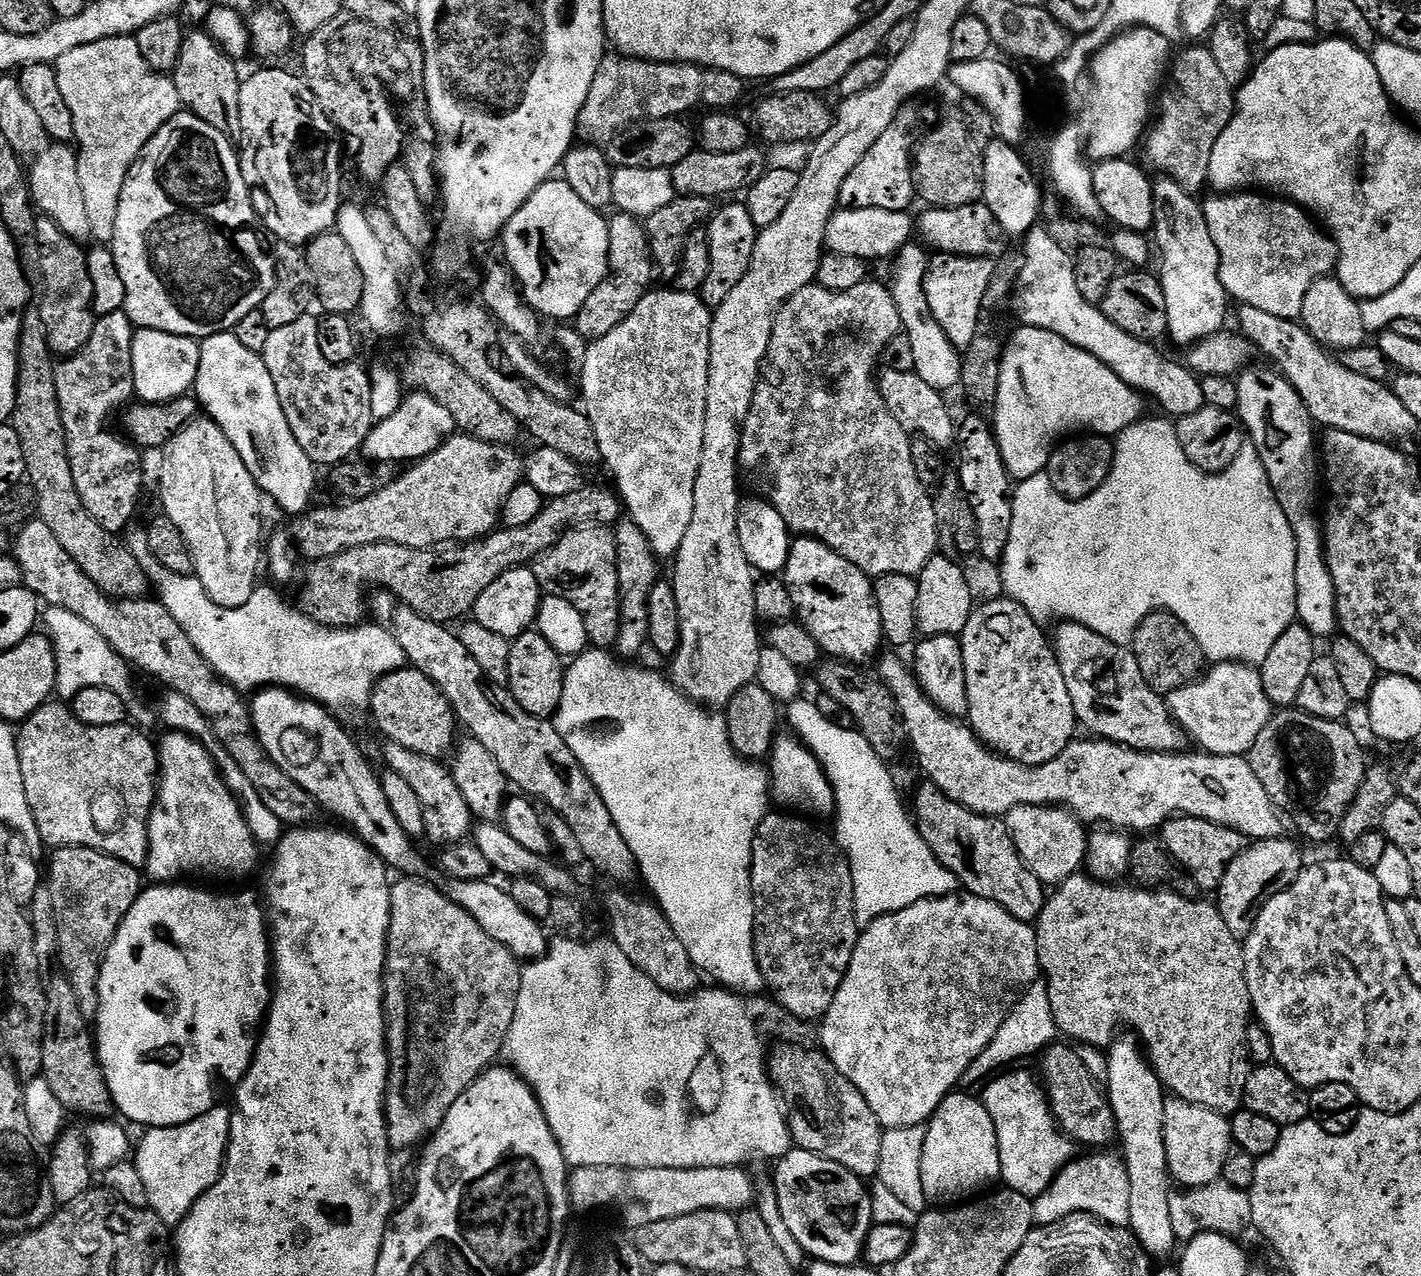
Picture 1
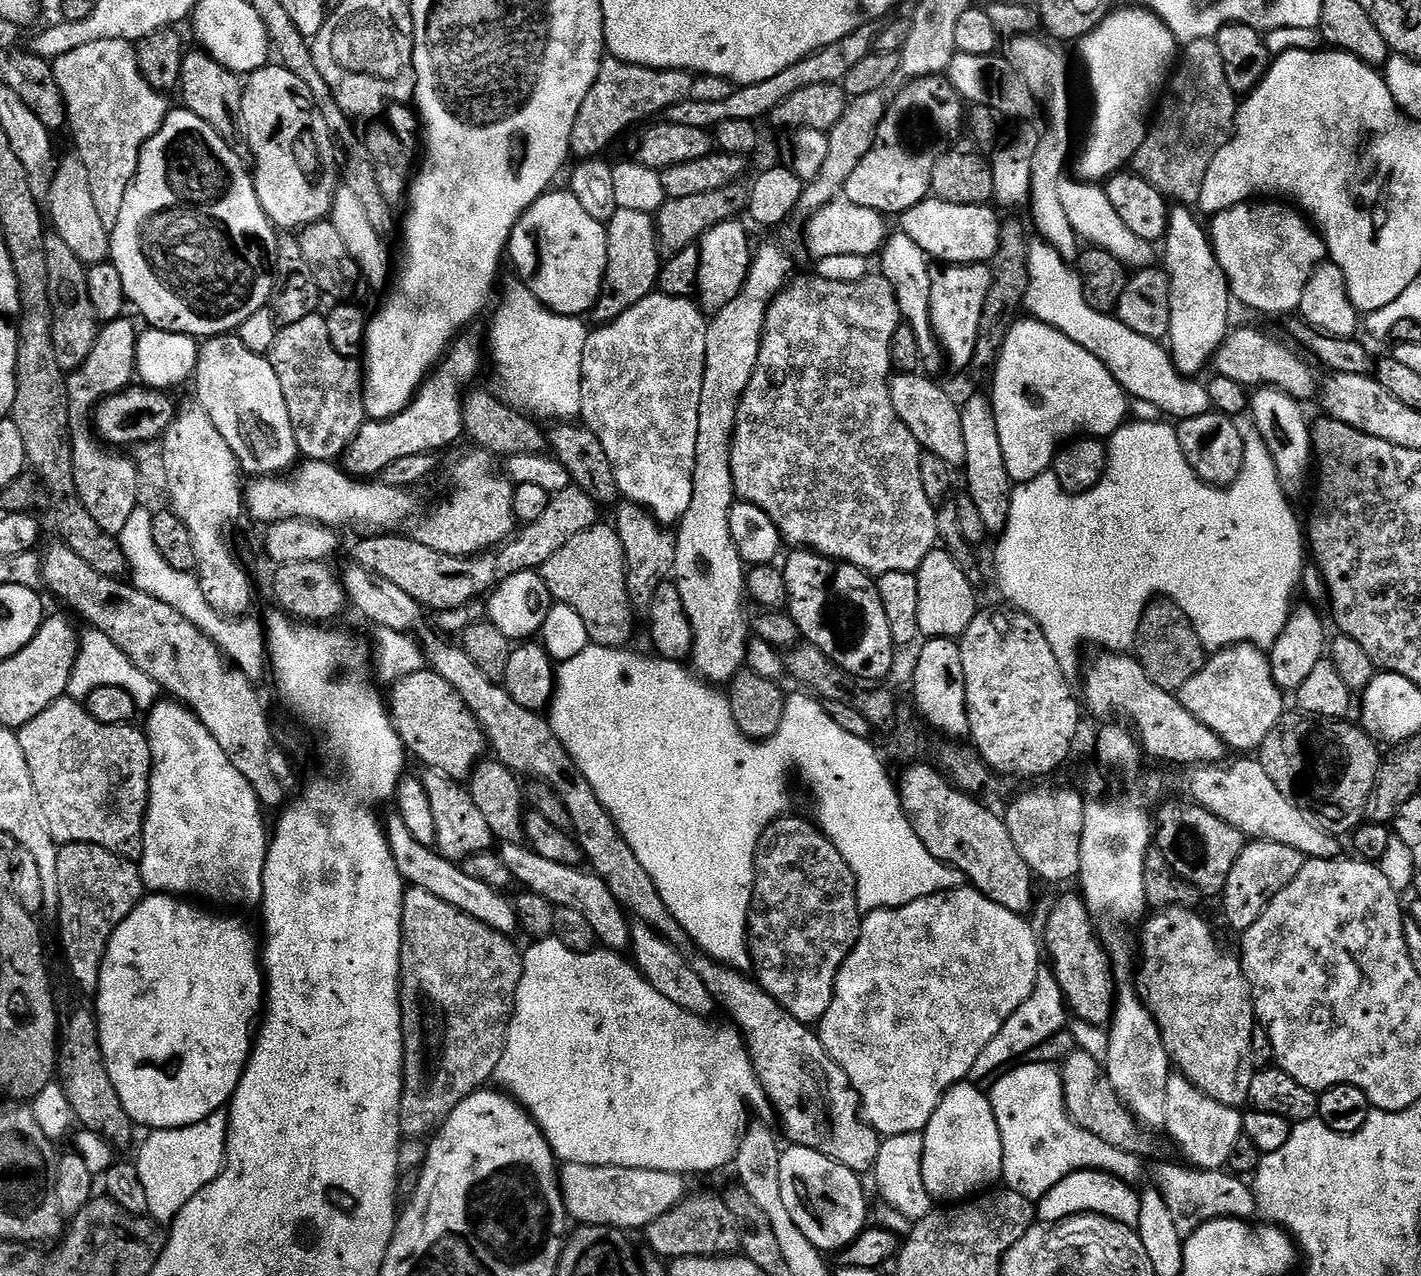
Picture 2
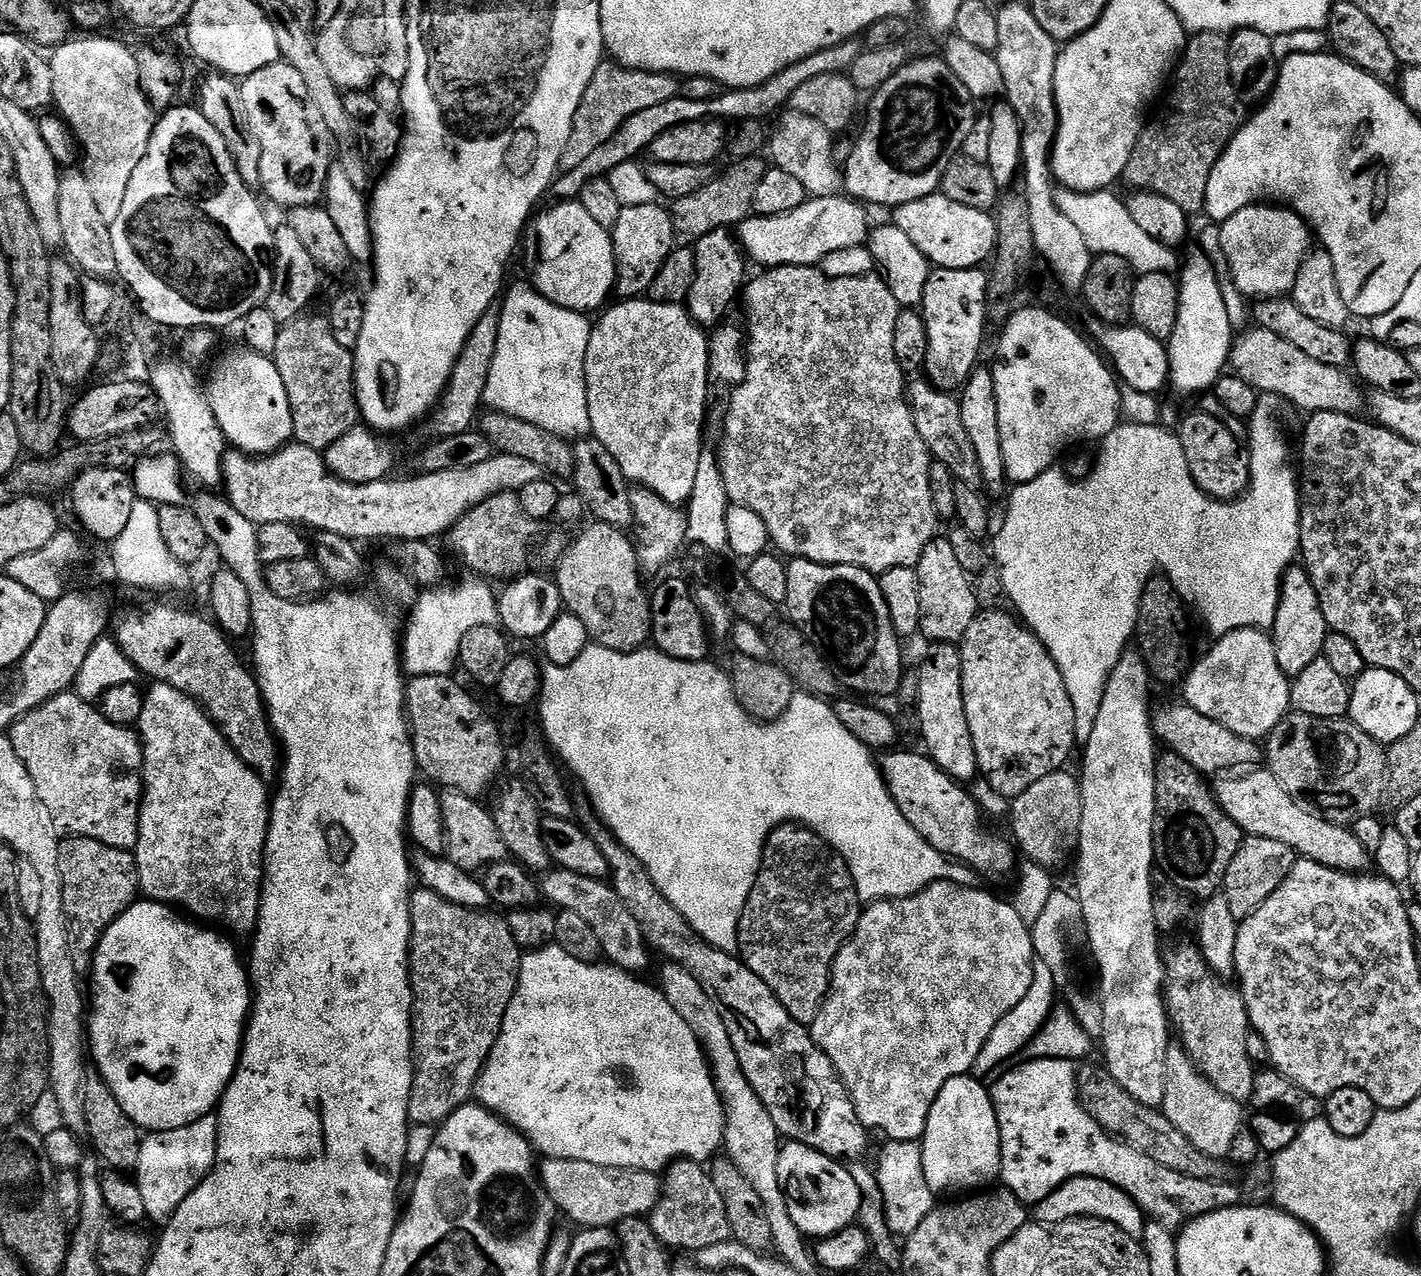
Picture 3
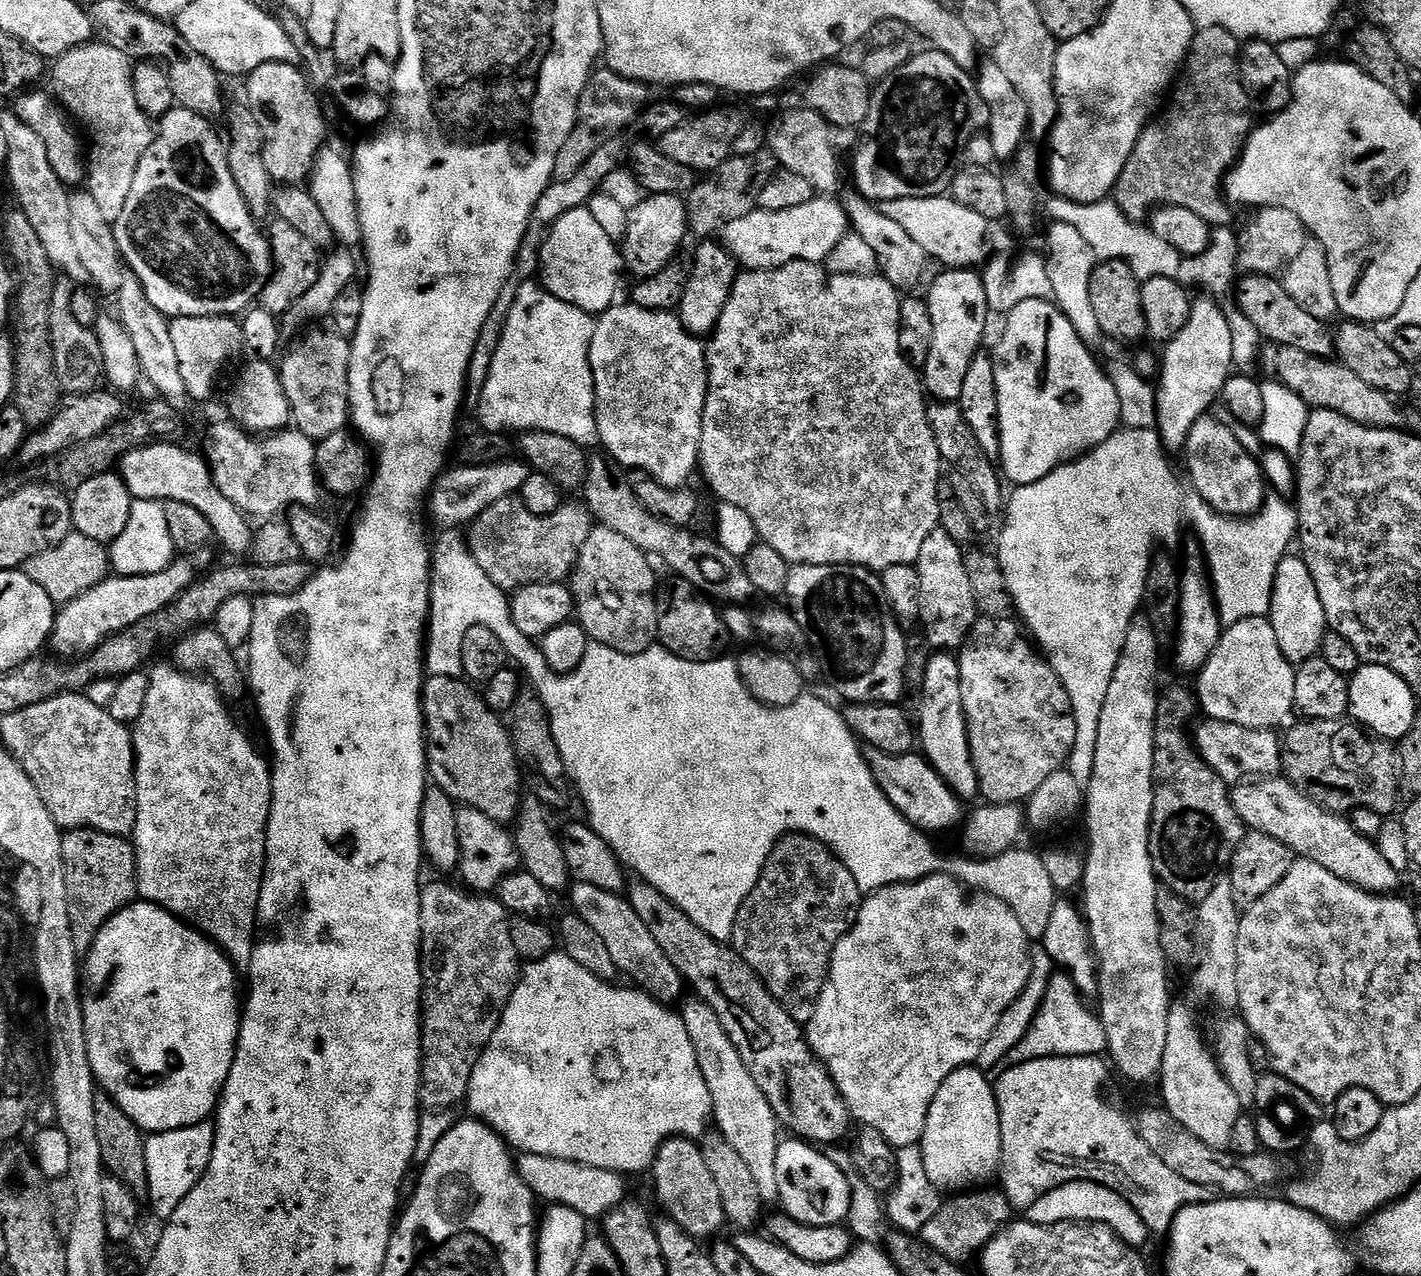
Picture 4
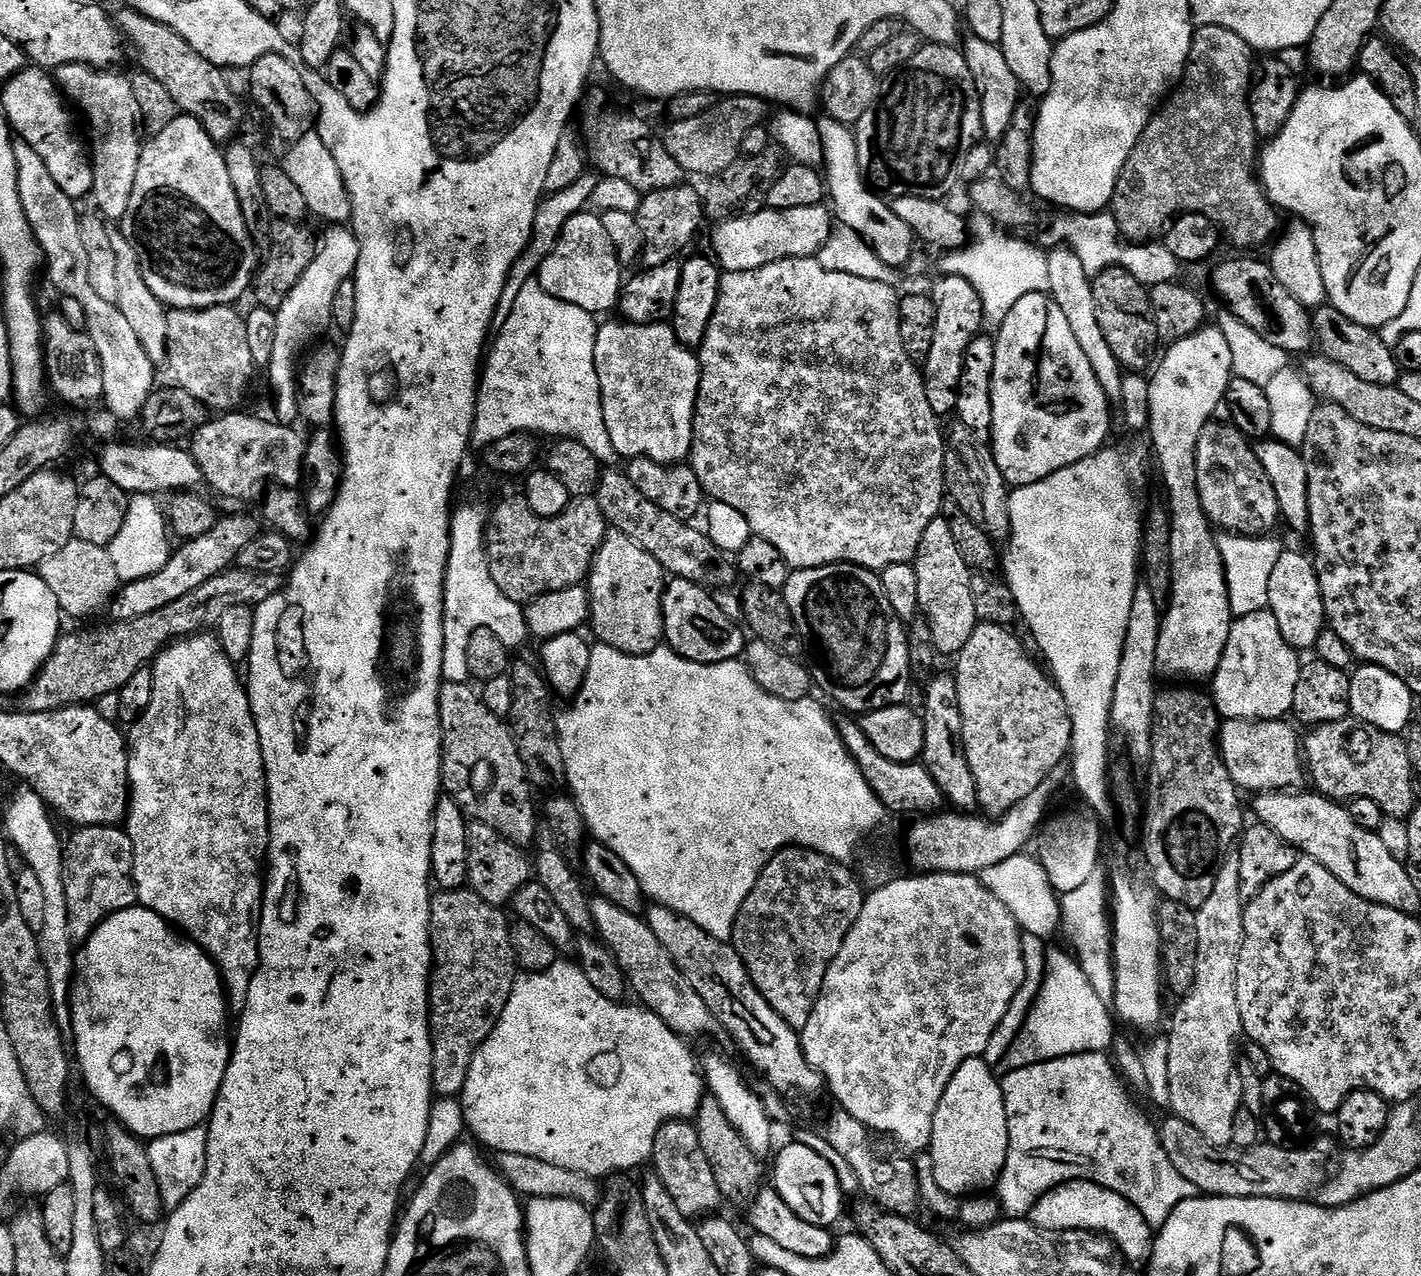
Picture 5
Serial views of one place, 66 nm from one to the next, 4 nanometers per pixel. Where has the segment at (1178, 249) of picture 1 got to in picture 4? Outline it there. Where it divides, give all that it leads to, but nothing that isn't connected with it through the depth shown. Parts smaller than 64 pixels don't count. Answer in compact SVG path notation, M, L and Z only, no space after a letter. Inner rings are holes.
M1201 295L1192 300L1190 318L1186 326L1173 340L1169 340L1163 349L1164 360L1158 364L1158 381L1157 398L1157 422L1155 431L1160 433L1160 441L1164 443L1165 449L1169 453L1179 453L1184 447L1186 438L1190 438L1190 430L1194 430L1194 422L1202 418L1211 409L1212 404L1220 399L1222 386L1228 381L1228 377L1233 375L1234 367L1232 363L1233 341L1230 339L1229 323L1226 322L1222 310L1218 308L1215 301L1208 295Z

